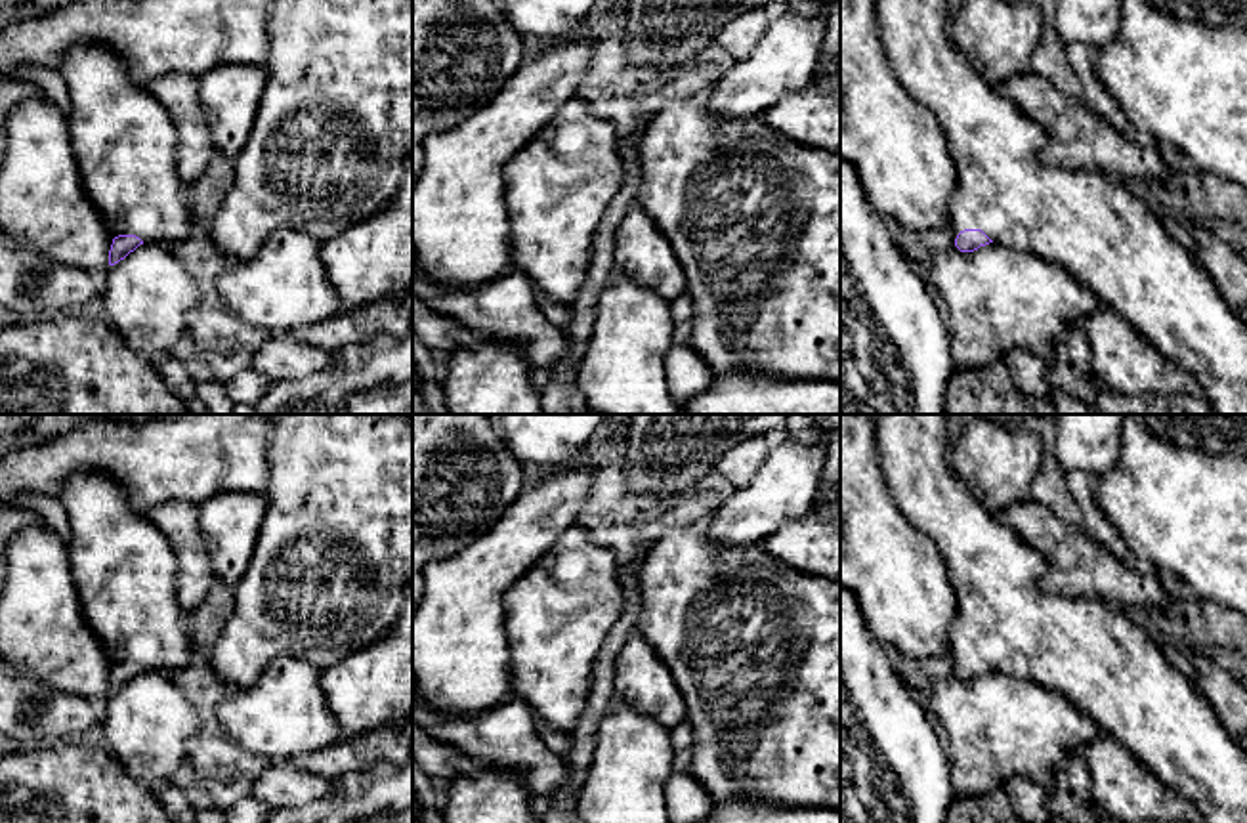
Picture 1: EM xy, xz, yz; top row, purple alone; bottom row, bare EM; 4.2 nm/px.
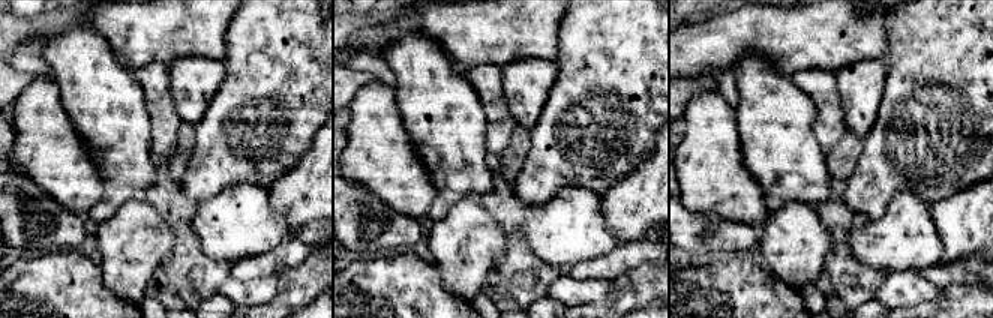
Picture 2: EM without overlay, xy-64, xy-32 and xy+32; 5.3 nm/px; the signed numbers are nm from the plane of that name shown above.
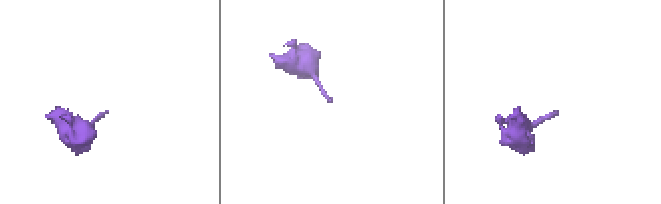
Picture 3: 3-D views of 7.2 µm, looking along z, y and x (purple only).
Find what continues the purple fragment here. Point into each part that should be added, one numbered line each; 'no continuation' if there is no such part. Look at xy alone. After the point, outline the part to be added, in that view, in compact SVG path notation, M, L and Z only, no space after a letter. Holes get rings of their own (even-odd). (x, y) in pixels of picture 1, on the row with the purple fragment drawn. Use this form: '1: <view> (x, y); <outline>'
1: xy (125, 144); M76 46L57 73L69 88L67 126L84 191L113 237L136 235L143 243L162 244L187 239L195 220L176 166L176 126L160 101L134 82L126 65L103 46Z

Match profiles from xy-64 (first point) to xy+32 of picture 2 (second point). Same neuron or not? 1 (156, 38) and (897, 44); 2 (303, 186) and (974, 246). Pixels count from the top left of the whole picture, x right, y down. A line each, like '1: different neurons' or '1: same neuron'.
1: different neurons
2: same neuron

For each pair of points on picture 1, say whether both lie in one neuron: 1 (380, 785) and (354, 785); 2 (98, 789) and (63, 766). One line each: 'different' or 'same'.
1: same
2: same

